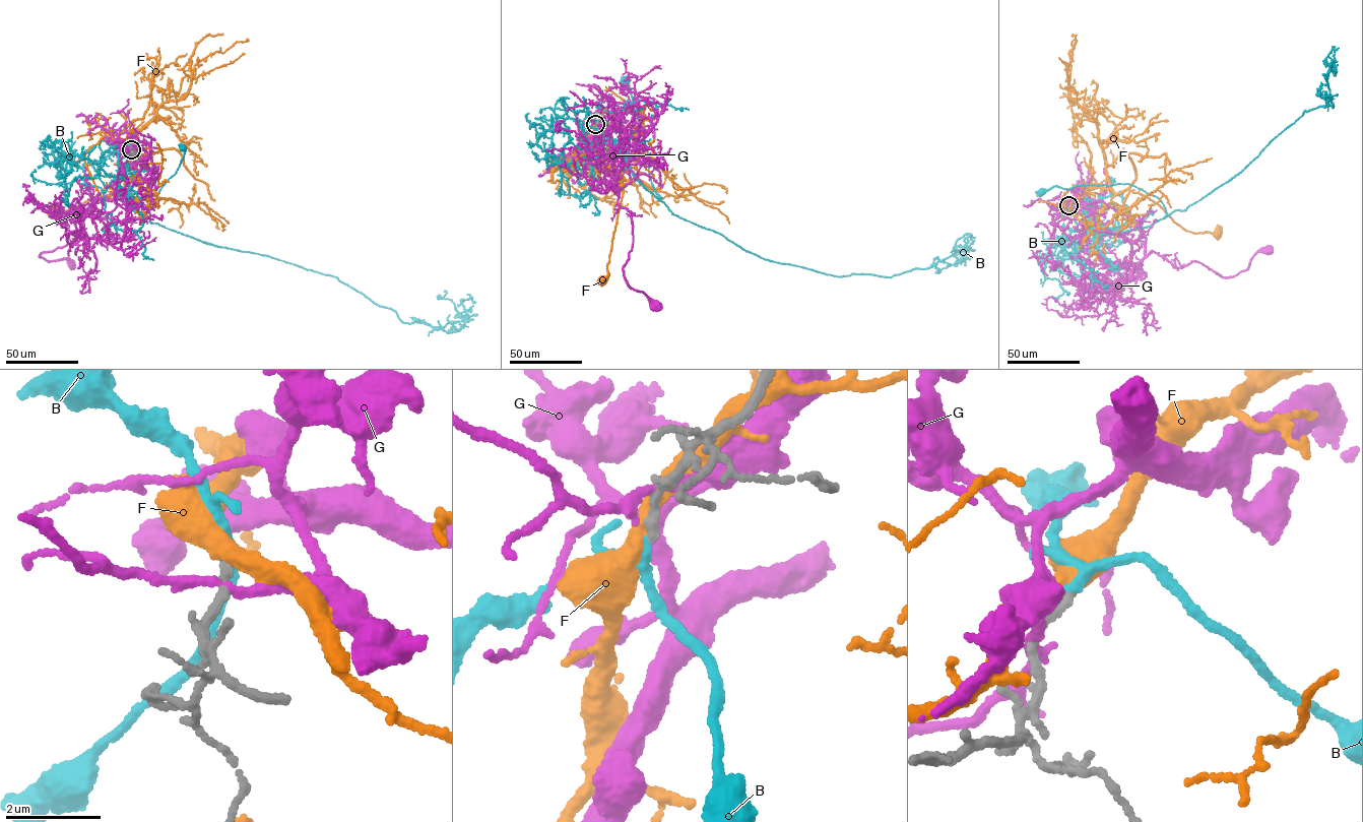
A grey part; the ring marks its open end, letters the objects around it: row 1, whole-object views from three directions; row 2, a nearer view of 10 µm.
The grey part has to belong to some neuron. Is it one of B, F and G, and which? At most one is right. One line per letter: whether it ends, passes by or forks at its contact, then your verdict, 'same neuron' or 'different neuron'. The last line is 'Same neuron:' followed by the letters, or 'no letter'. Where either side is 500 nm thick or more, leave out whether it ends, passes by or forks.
B: it passes by; same neuron
F: it passes by; different neuron
G: it passes by; different neuron
Same neuron: B

